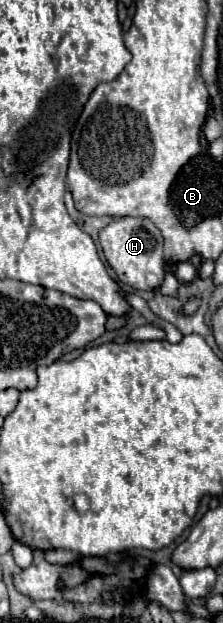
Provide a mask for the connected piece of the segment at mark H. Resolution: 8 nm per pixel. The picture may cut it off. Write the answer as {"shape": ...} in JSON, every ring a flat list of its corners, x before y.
{"shape":[[114,218,104,230,100,230,100,246,104,252,106,262,116,272,118,280,134,290,150,292,158,288,164,280,164,258,162,258,162,244,164,238,154,222,148,218]]}

